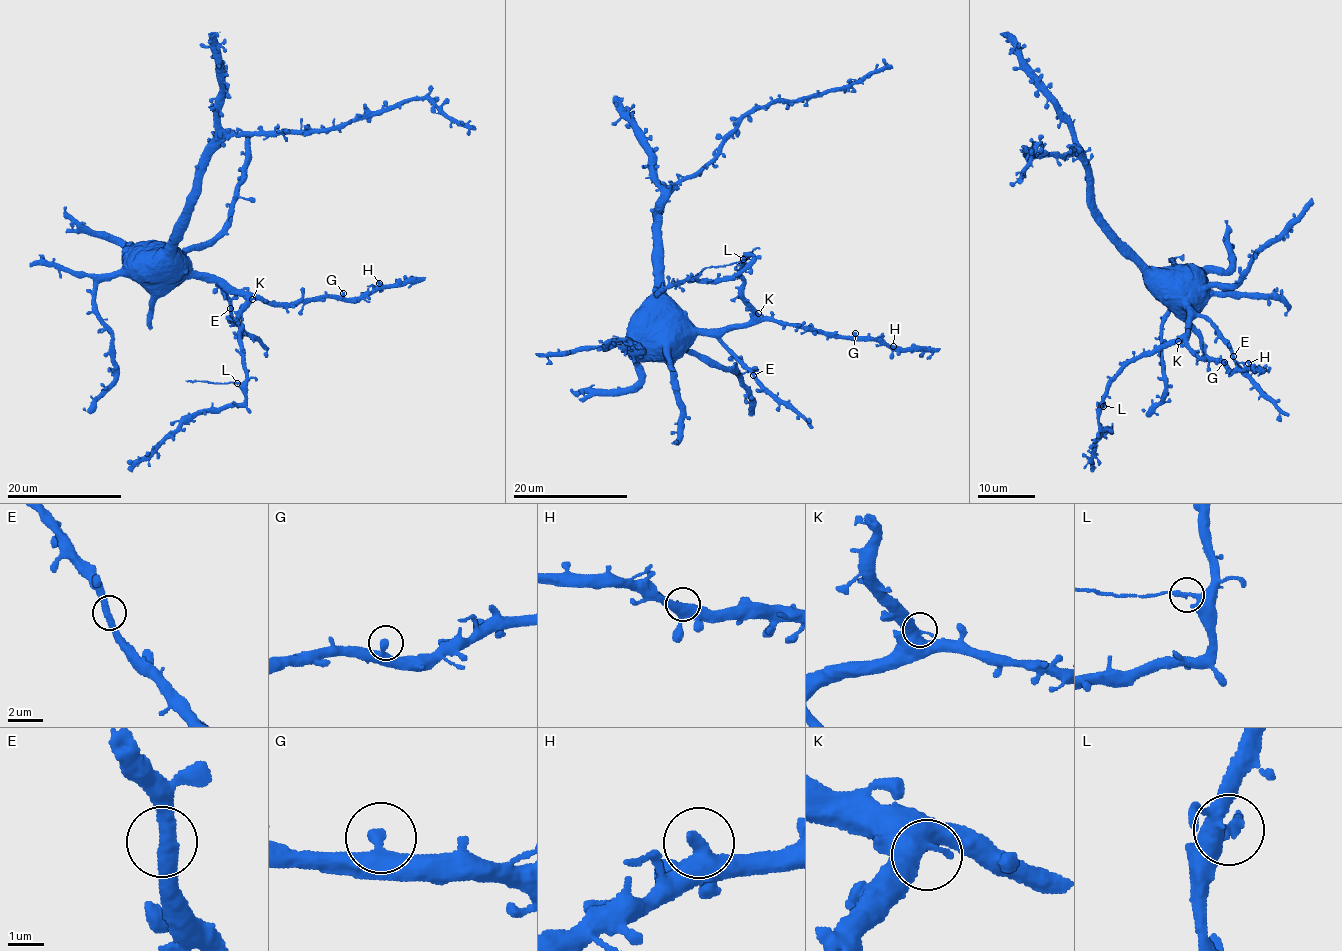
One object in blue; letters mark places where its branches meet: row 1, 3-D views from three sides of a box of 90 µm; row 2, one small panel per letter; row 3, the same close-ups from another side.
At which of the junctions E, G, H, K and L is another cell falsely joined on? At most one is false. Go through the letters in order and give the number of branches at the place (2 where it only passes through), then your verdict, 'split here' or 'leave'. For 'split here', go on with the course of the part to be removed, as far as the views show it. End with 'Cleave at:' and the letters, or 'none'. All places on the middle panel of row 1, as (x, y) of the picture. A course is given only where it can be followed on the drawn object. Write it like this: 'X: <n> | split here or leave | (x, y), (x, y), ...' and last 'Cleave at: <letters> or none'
E: 2 | leave
G: 1 | leave
H: 2 | leave
K: 2 | leave
L: 2 | split here | (743, 259), (703, 268), (695, 277)
Cleave at: L

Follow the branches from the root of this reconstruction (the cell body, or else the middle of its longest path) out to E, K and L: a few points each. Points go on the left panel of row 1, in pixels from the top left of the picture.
E: (179, 230), (174, 249), (195, 271), (204, 272), (218, 284), (230, 308)
K: (179, 230), (174, 249), (196, 273), (223, 279), (252, 299)
L: (179, 230), (174, 249), (185, 262), (196, 273), (223, 279), (248, 301), (239, 317), (246, 378), (237, 383)

